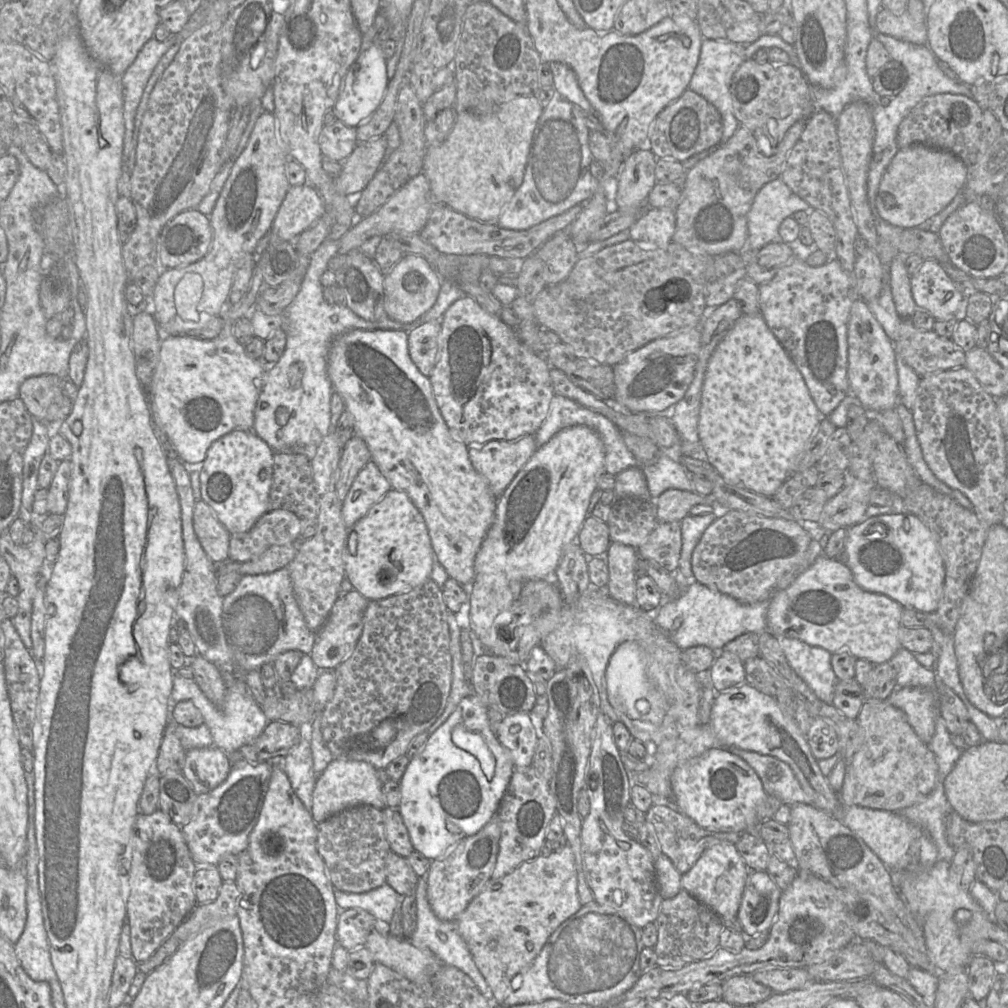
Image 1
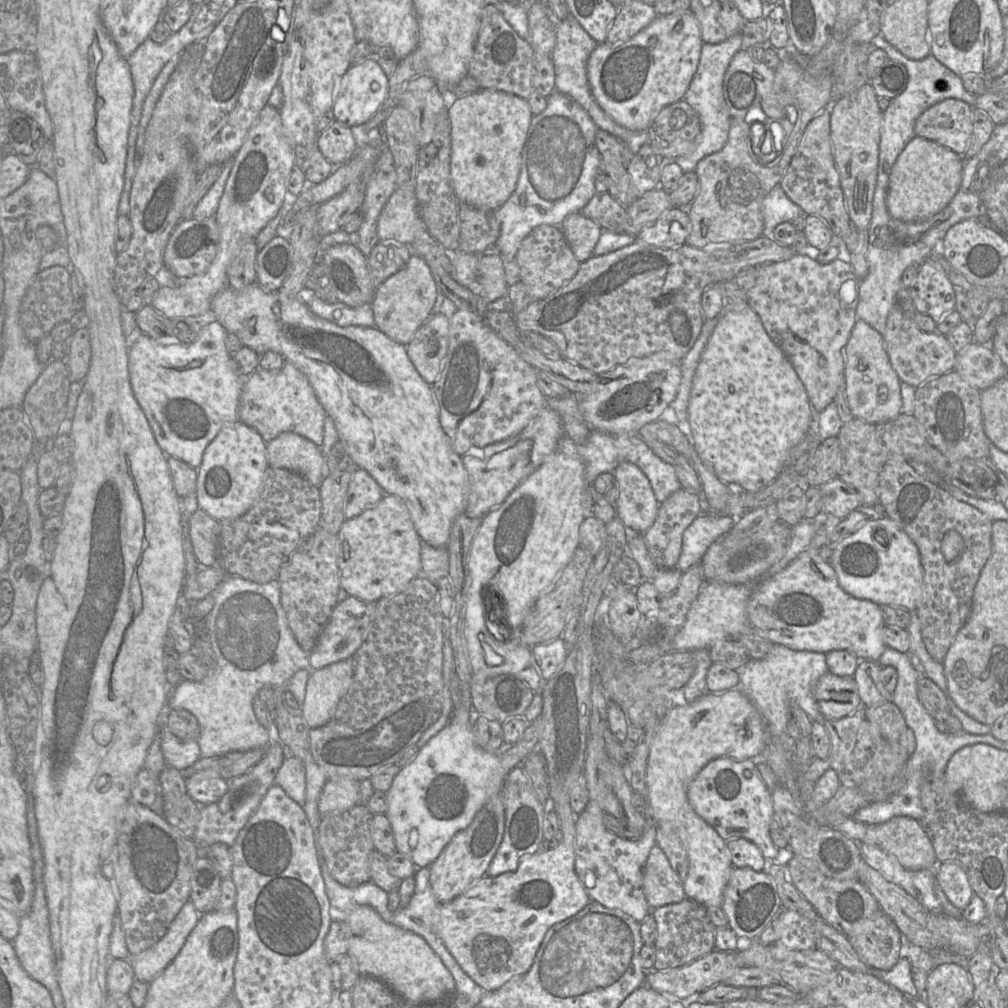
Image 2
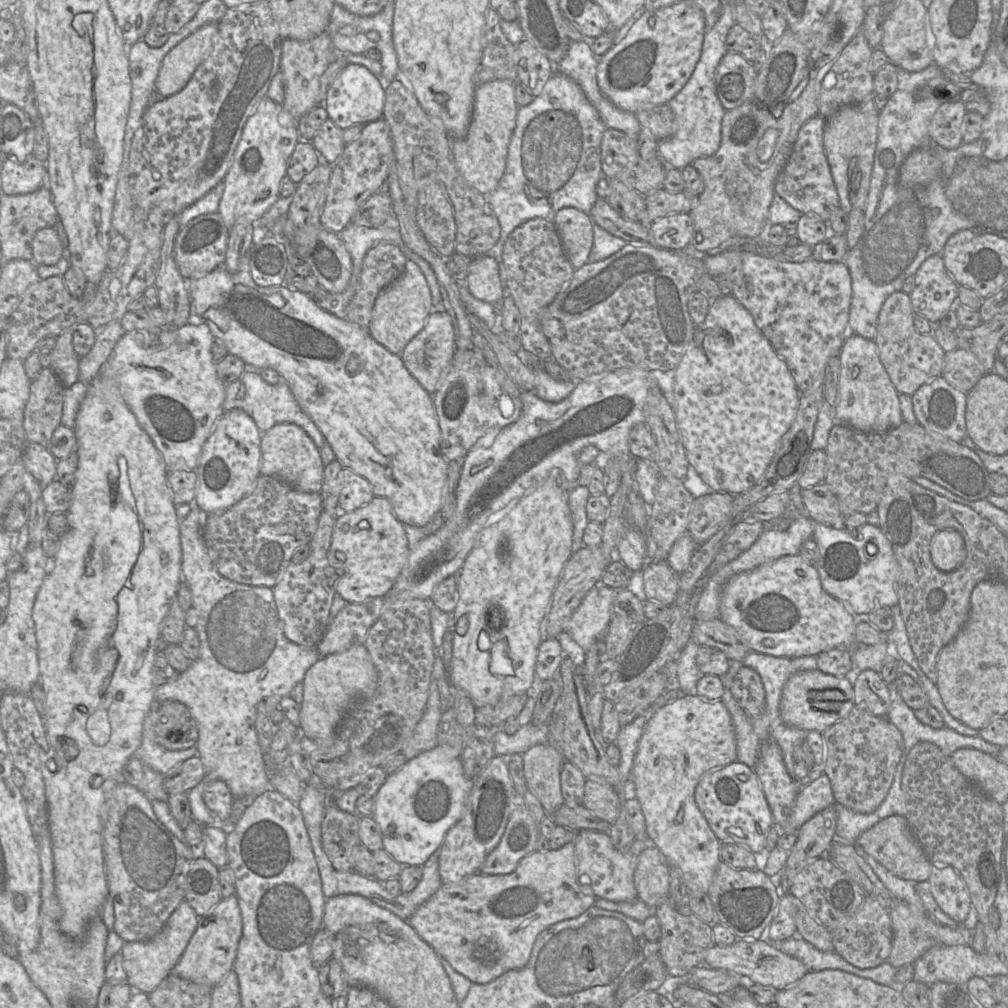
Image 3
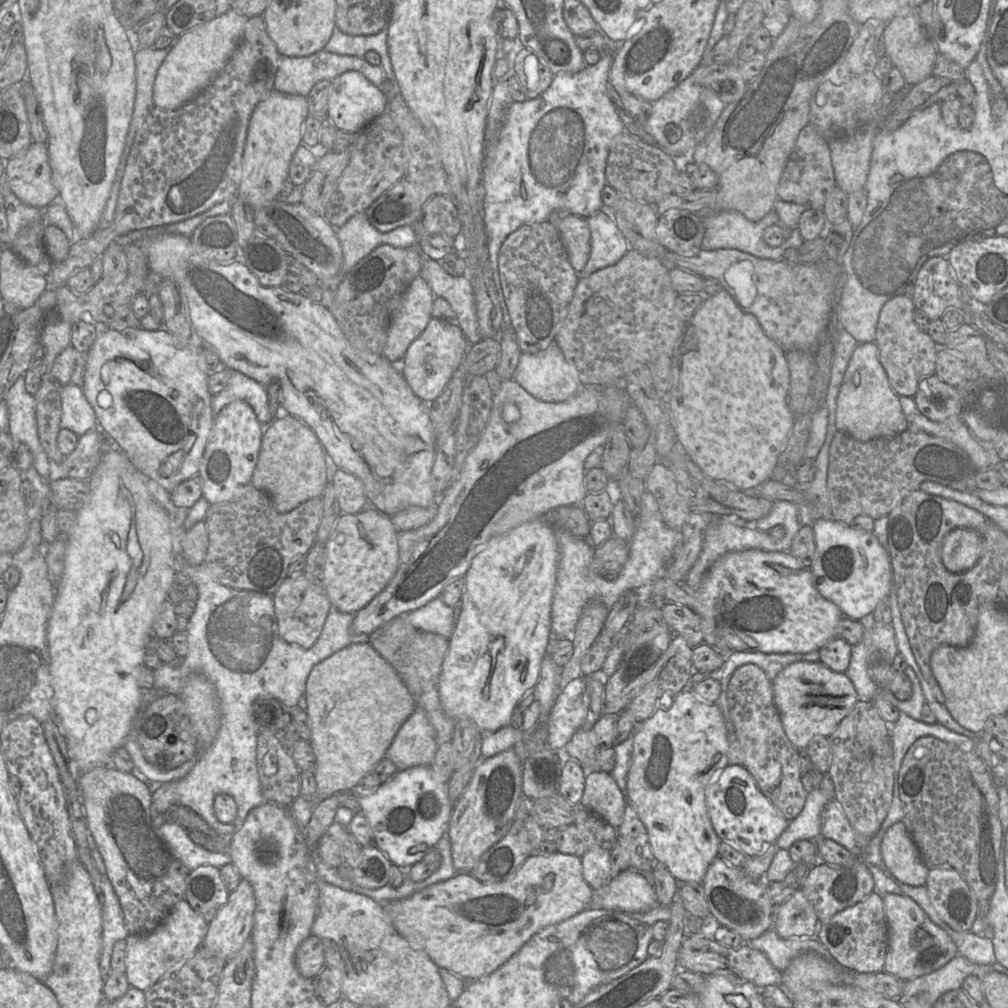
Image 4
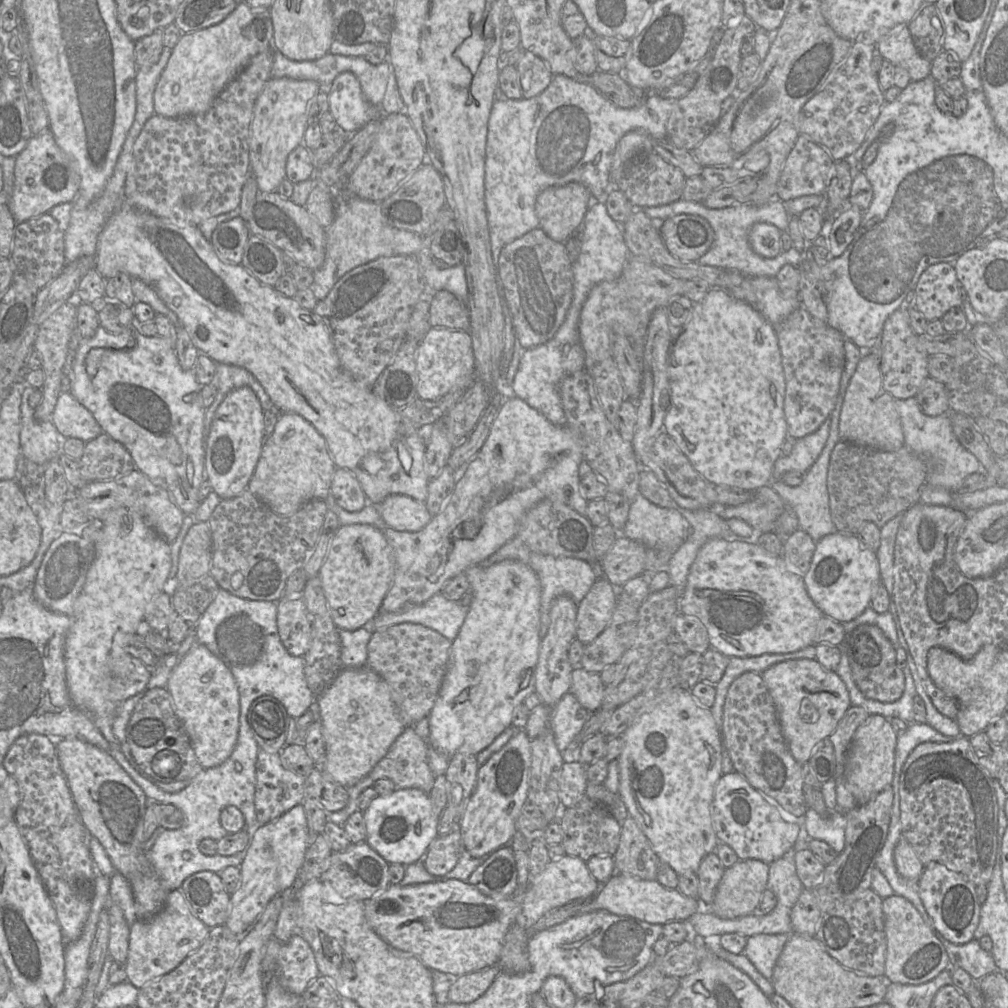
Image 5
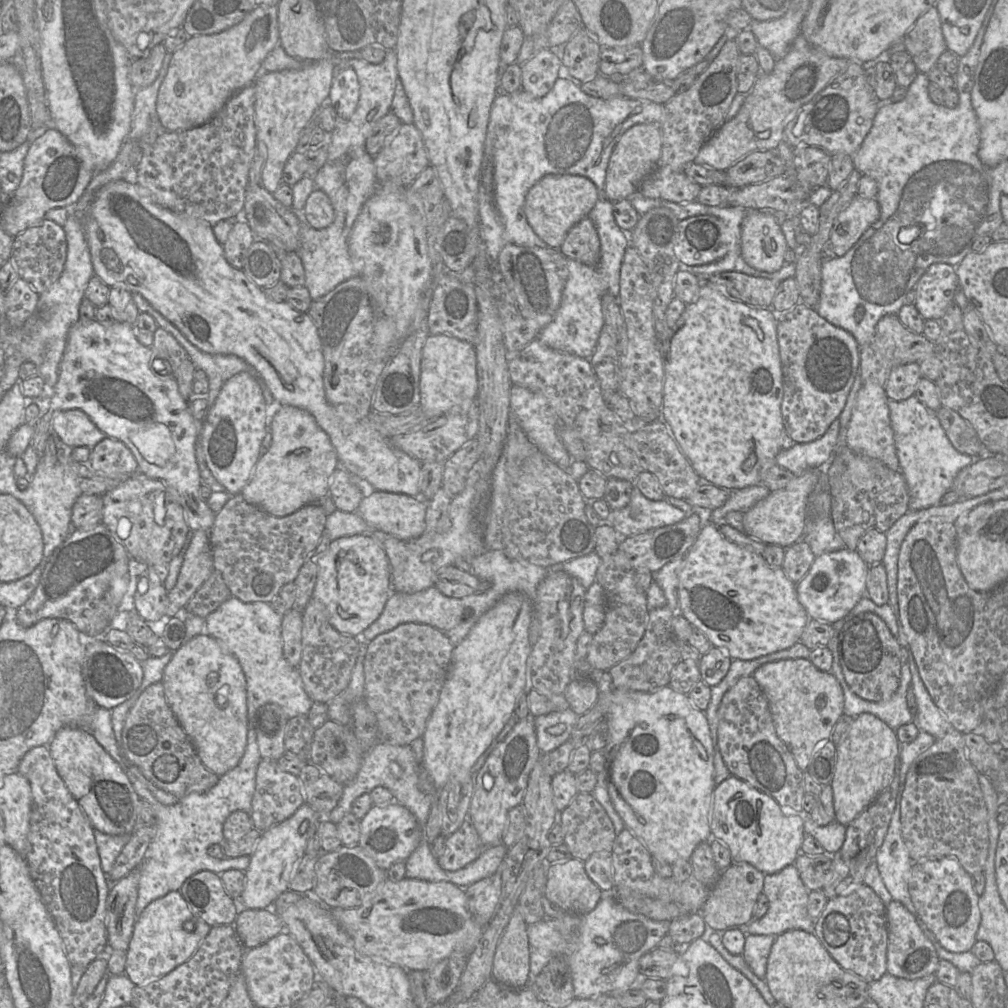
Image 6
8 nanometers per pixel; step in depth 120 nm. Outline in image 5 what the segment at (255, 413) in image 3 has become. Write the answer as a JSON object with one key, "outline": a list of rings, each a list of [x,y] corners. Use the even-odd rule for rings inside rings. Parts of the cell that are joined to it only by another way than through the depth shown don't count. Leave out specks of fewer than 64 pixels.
{"outline":[[[217,363],[216,373],[211,383],[216,386],[217,394],[205,412],[203,429],[205,453],[207,438],[215,412],[226,395],[233,389],[242,386],[251,388],[258,397],[263,410],[270,408],[273,403],[258,380],[248,370],[239,366]]]}

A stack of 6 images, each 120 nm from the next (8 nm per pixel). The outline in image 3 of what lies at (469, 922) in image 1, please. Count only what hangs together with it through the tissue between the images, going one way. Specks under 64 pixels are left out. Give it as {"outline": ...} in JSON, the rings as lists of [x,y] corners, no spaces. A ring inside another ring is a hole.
{"outline":[[[549,744],[531,747],[523,754],[526,786],[542,804],[546,816],[553,815],[565,802],[560,785],[561,769],[566,761]],[[570,842],[558,850],[534,850],[532,853],[522,858],[516,869],[509,874],[485,875],[478,872],[465,877],[458,882],[442,883],[439,889],[416,910],[408,922],[420,938],[428,943],[439,956],[445,958],[454,970],[469,979],[472,983],[486,984],[509,970],[524,967],[530,958],[537,936],[544,929],[562,920],[575,918],[581,915],[588,908],[594,905],[596,899],[597,898],[593,894],[587,894],[581,889],[581,885],[577,879],[575,844],[574,842]]]}

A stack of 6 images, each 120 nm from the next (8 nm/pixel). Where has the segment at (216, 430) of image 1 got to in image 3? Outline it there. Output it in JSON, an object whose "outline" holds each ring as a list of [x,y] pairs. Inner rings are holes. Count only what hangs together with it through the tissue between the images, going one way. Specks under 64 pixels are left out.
{"outline":[[[203,323],[201,325],[185,324],[182,327],[169,327],[169,325],[166,324],[166,326],[160,327],[162,327],[163,330],[158,335],[159,345],[151,345],[150,337],[152,334],[146,330],[133,329],[131,331],[125,331],[125,334],[115,344],[105,366],[108,368],[109,372],[114,372],[116,375],[118,387],[123,400],[135,415],[141,428],[149,435],[156,449],[163,457],[167,471],[169,472],[171,470],[180,469],[197,471],[202,448],[210,433],[212,432],[217,420],[225,412],[225,409],[223,408],[223,402],[225,400],[227,385],[224,385],[217,376],[216,364],[213,361],[211,353],[211,345],[214,337],[206,323]]]}

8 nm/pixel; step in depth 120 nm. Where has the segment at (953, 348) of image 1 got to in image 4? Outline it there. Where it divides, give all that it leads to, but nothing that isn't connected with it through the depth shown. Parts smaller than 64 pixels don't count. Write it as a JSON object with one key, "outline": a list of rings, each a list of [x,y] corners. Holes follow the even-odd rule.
{"outline":[[[901,294],[891,298],[883,305],[877,322],[875,343],[878,347],[879,361],[887,374],[891,388],[899,397],[914,397],[920,381],[935,374],[936,357],[940,349],[929,334],[920,330],[916,325],[914,311],[912,298]]]}

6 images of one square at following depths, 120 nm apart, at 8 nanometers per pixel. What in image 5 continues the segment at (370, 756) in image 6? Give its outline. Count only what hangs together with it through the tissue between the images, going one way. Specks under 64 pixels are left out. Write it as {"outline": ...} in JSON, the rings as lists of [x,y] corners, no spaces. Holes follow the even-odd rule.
{"outline":[[[406,727],[391,745],[387,754],[373,767],[373,769],[353,786],[347,788],[349,800],[347,805],[336,812],[328,813],[328,822],[343,826],[349,816],[358,810],[358,799],[361,793],[373,786],[378,779],[388,778],[393,781],[395,789],[416,788],[430,793],[434,784],[434,775],[427,761],[427,744],[416,734],[414,727]]]}

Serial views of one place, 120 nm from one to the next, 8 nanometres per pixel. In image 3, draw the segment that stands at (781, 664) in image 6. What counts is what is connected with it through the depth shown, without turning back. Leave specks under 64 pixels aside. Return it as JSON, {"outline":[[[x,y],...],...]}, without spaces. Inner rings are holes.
{"outline":[[[818,669],[806,670],[793,674],[786,682],[780,700],[780,715],[790,727],[823,733],[847,716],[854,705],[854,689],[847,678],[826,674]]]}

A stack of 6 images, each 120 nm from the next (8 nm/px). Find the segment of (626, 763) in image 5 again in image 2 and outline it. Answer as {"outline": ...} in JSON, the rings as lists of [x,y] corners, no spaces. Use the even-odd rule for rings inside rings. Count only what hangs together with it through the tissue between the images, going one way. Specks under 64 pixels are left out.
{"outline":[[[737,689],[706,692],[693,702],[674,706],[657,727],[651,743],[646,766],[646,785],[653,820],[678,823],[684,832],[684,844],[689,858],[689,871],[683,882],[686,898],[705,907],[721,907],[723,891],[729,880],[732,863],[726,841],[692,808],[687,790],[698,772],[710,761],[719,758],[752,759],[766,748],[767,735],[759,712],[748,697]]]}

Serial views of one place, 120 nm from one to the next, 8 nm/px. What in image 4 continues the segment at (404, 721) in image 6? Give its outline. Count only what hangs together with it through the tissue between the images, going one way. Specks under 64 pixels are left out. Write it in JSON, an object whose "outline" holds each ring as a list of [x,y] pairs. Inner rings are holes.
{"outline":[[[417,631],[403,646],[387,661],[396,671],[407,690],[413,697],[418,697],[438,683],[443,660],[449,649],[449,640],[437,633]]]}

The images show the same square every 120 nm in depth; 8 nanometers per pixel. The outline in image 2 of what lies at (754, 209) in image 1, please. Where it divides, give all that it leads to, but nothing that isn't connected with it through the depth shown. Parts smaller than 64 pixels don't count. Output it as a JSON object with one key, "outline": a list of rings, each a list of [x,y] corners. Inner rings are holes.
{"outline":[[[776,185],[763,199],[761,212],[764,220],[762,236],[772,239],[777,225],[790,222],[804,214],[803,210],[789,199],[780,185]]]}

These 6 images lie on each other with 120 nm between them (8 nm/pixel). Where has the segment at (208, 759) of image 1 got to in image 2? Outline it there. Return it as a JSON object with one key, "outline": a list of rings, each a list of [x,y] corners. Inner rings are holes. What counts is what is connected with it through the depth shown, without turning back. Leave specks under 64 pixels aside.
{"outline":[[[212,771],[195,772],[186,778],[187,794],[199,805],[212,804],[227,792],[229,781]]]}

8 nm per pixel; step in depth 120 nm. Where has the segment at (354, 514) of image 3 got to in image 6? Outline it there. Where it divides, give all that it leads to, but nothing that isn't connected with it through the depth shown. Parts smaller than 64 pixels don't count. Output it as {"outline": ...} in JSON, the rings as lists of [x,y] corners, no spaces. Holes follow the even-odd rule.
{"outline":[[[359,534],[335,539],[318,559],[312,597],[325,605],[330,624],[342,634],[360,639],[364,630],[379,618],[393,591],[388,557],[381,543],[371,536]]]}

